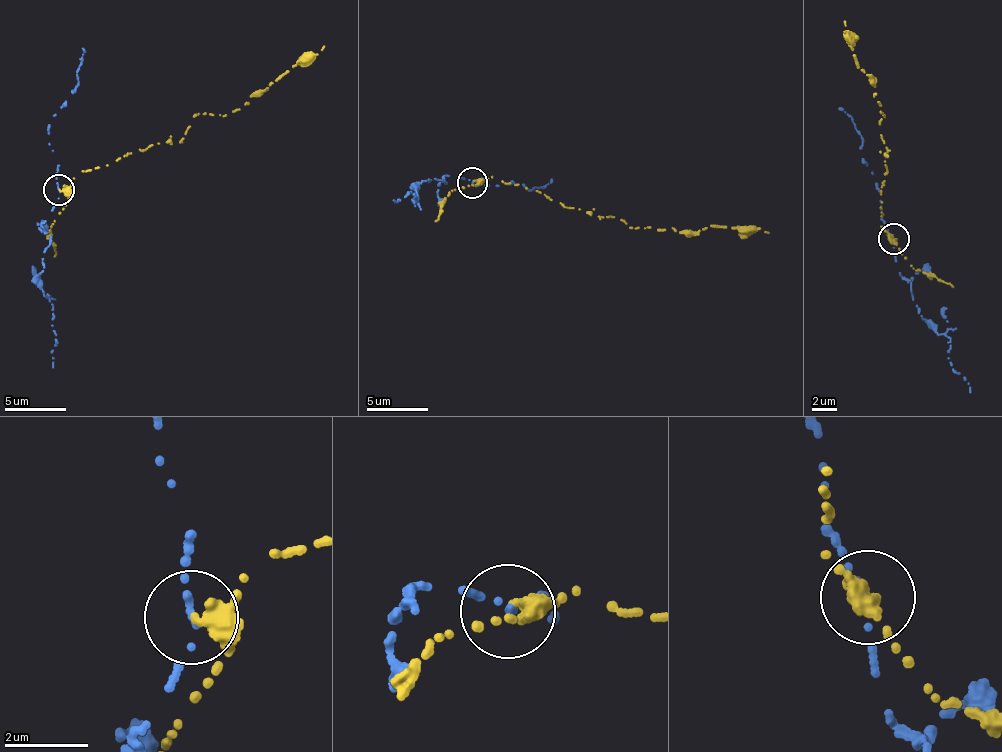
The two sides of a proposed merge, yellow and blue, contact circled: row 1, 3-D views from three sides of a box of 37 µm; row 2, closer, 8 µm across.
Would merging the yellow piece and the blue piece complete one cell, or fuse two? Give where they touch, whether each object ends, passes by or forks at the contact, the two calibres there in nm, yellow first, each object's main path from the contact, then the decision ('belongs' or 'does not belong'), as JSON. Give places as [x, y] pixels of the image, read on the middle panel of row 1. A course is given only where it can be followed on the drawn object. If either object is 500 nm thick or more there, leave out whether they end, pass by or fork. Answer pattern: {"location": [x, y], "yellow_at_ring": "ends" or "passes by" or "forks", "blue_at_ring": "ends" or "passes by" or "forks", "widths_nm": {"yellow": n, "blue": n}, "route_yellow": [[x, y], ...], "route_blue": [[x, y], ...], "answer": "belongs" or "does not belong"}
{"location": [472, 183], "yellow_at_ring": "forks", "blue_at_ring": "ends", "widths_nm": {"yellow": 240, "blue": 180}, "route_yellow": [[474, 182], [491, 177], [519, 184], [597, 217], [627, 224], [678, 232], [755, 226], [768, 232]], "route_blue": [[471, 182], [462, 176], [446, 175], [446, 184], [428, 179], [419, 185], [418, 199], [412, 190], [394, 199]], "answer": "does not belong"}

